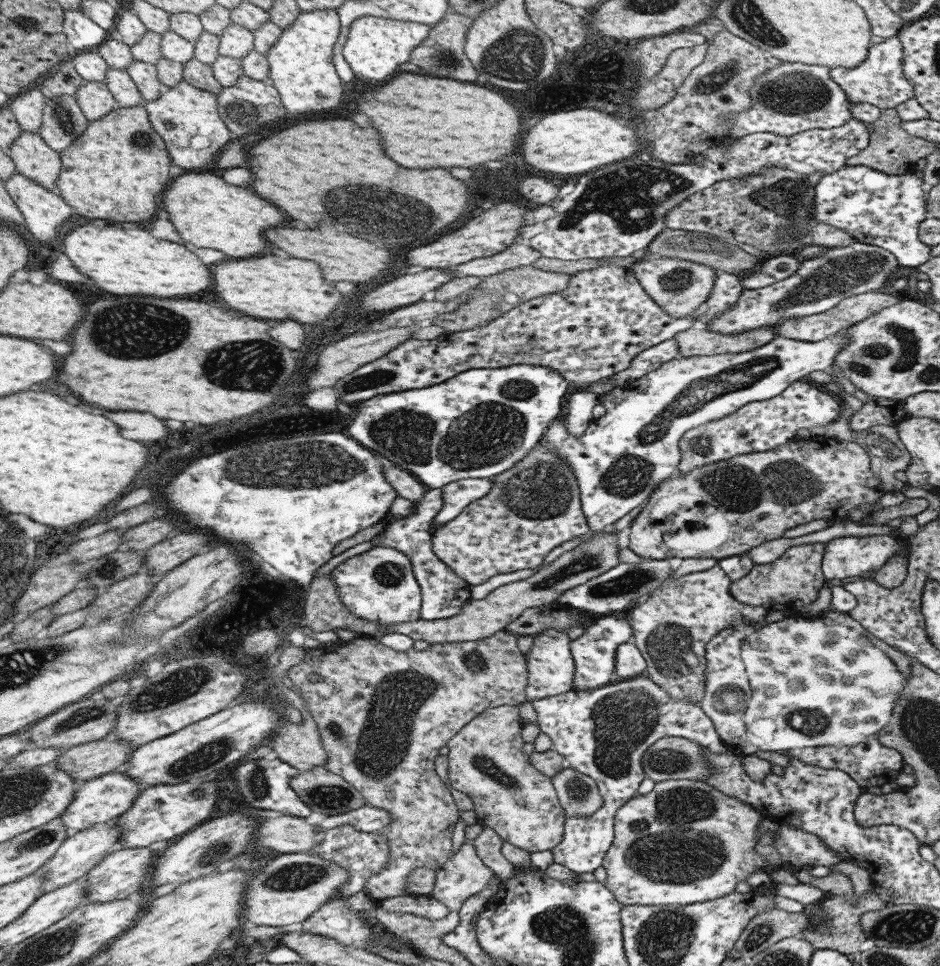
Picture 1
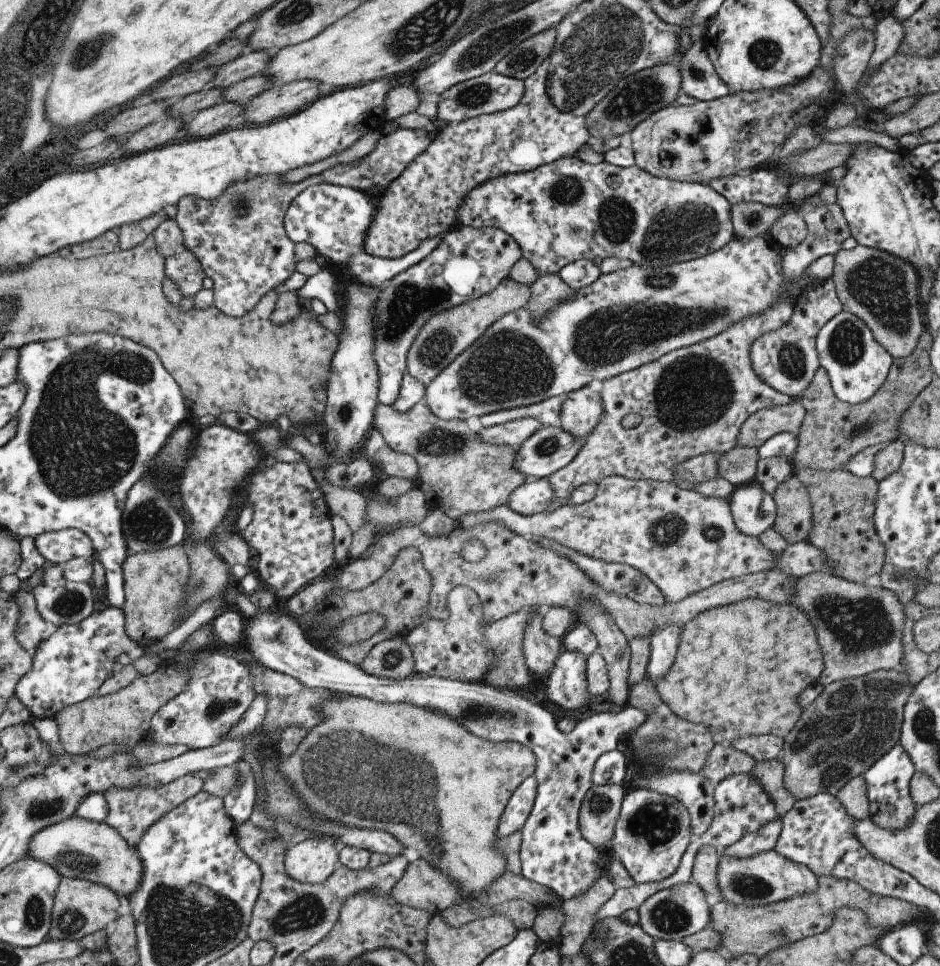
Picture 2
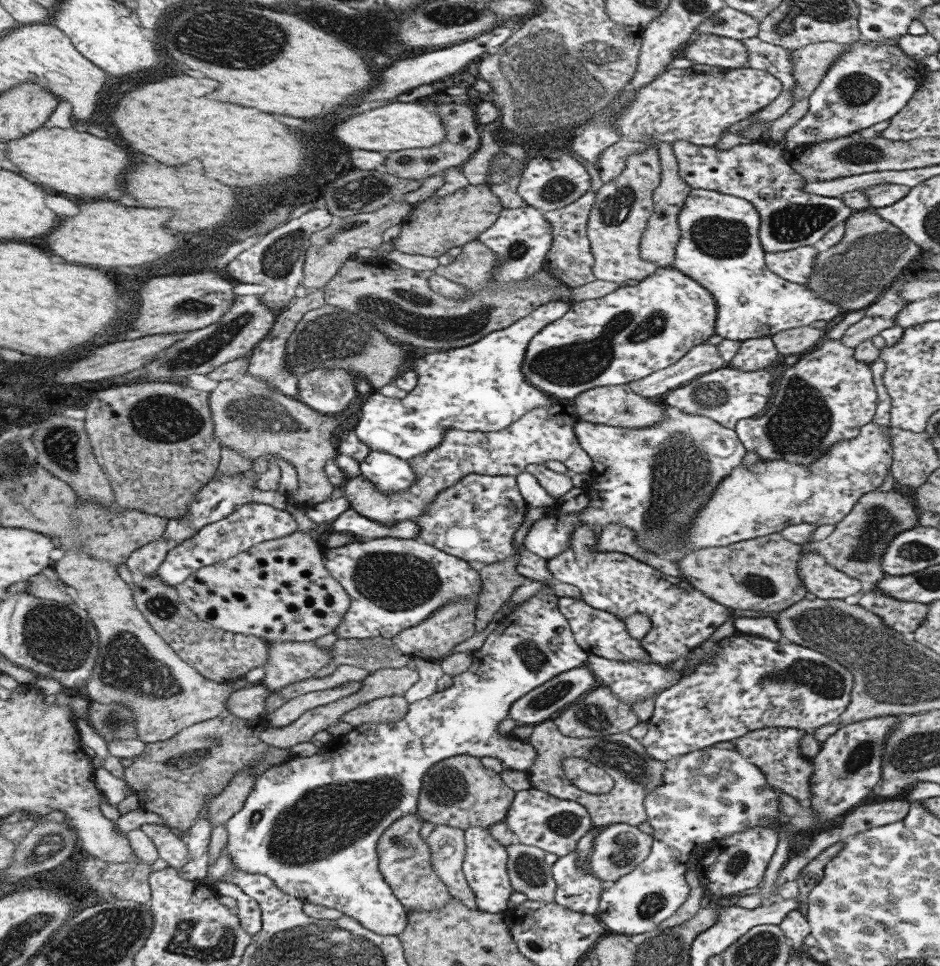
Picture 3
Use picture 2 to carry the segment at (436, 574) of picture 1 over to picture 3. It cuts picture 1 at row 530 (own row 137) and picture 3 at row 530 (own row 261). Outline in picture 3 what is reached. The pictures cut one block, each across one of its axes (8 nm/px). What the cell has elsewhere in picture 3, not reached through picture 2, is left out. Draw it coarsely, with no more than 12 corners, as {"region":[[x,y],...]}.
{"region":[[250,502],[172,547],[154,574],[199,568],[298,531],[288,510]]}

